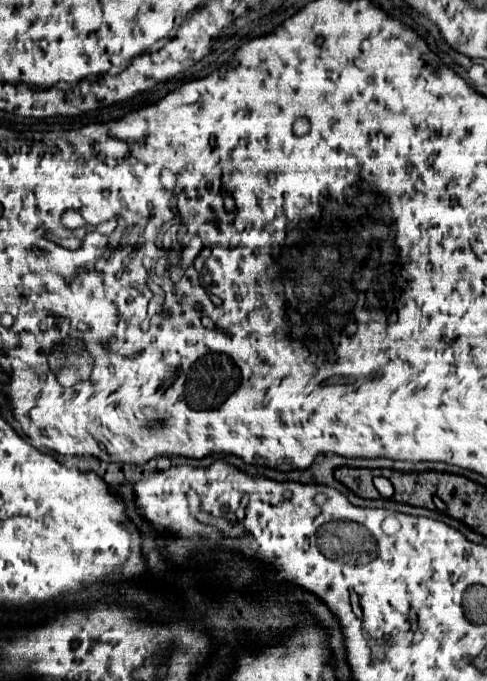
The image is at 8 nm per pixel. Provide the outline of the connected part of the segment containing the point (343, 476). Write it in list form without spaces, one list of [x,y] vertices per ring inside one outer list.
[[[340,467],[336,469],[336,479],[340,483],[344,483],[352,493],[356,493],[358,497],[364,499],[378,499],[380,493],[376,491],[372,479],[378,475],[378,471],[370,471],[370,469],[348,469],[348,467]]]

